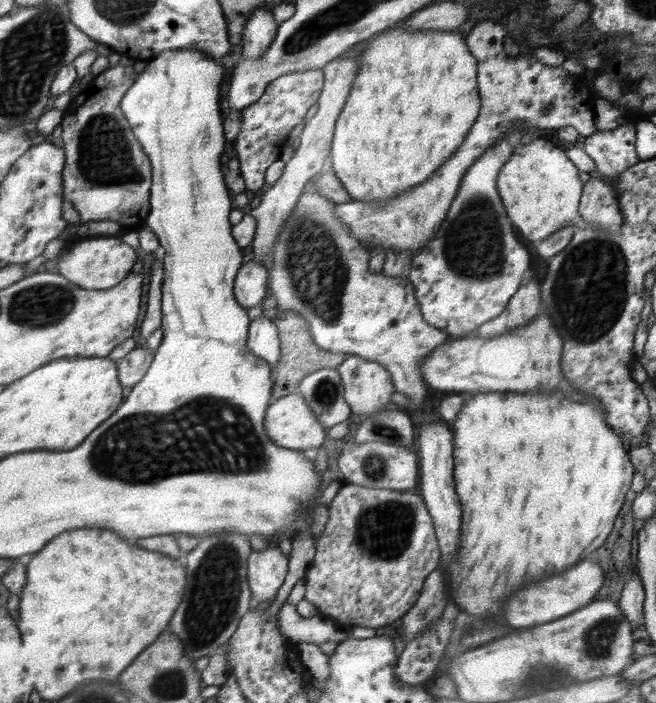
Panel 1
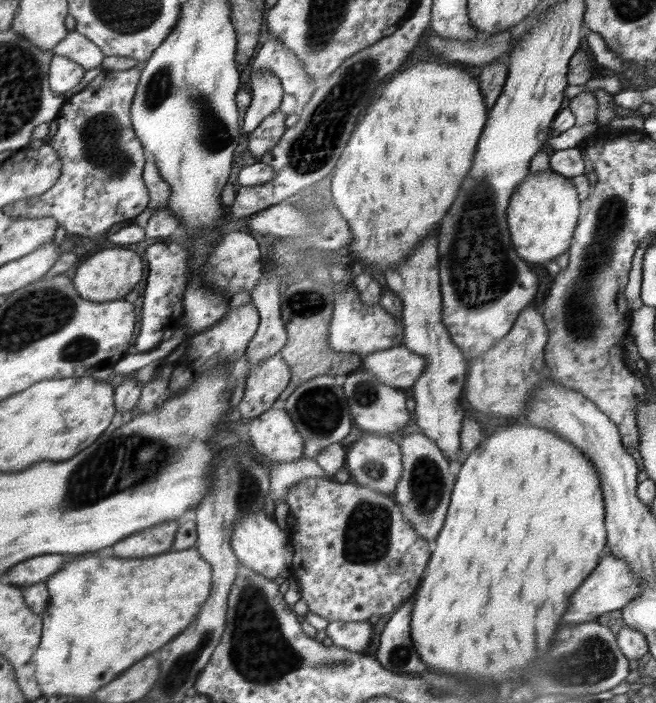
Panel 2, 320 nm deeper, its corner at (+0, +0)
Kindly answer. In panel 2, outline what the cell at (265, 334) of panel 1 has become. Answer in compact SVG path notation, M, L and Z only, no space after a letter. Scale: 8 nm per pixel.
M278 353L250 369L244 398L237 406L239 420L247 422L272 409L291 378L290 367Z

